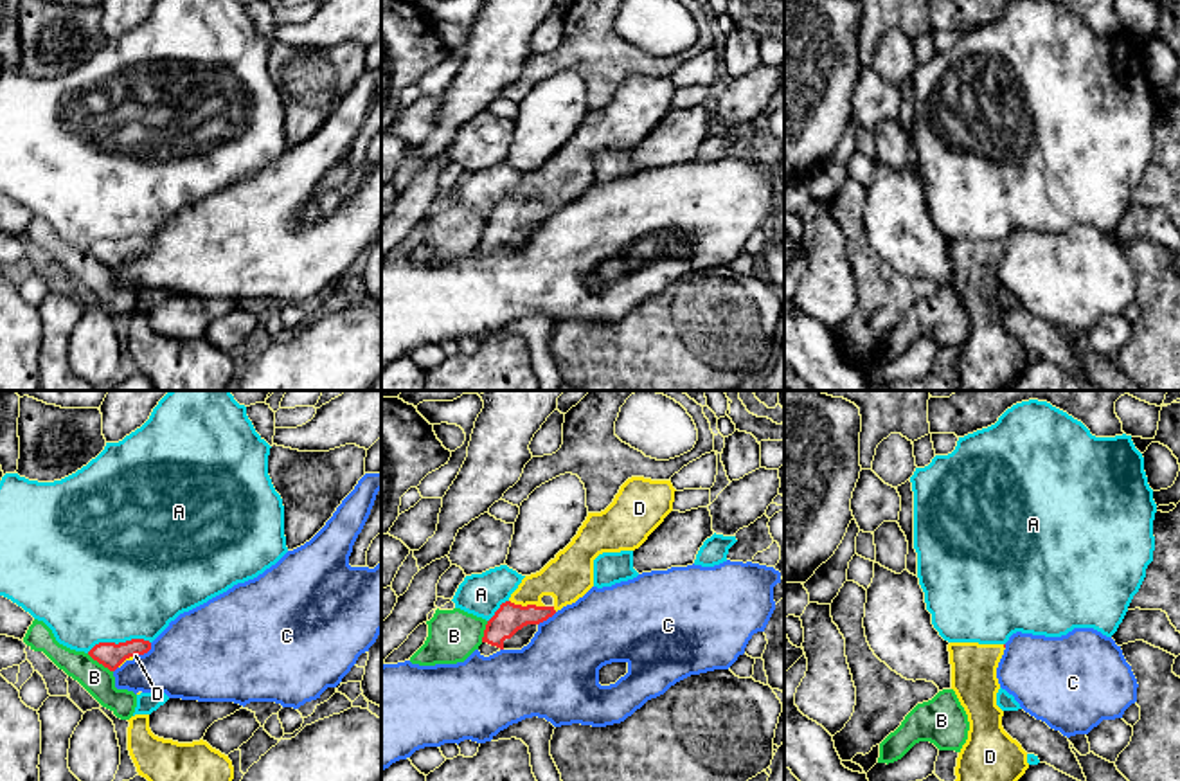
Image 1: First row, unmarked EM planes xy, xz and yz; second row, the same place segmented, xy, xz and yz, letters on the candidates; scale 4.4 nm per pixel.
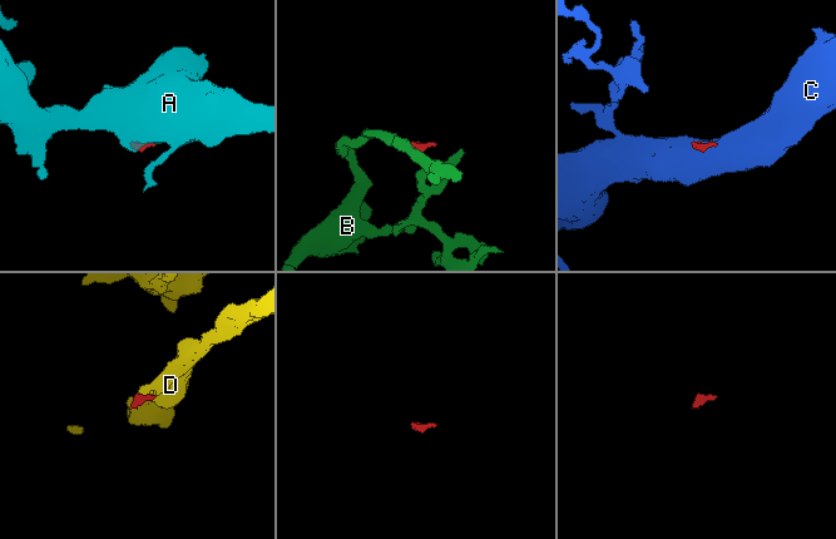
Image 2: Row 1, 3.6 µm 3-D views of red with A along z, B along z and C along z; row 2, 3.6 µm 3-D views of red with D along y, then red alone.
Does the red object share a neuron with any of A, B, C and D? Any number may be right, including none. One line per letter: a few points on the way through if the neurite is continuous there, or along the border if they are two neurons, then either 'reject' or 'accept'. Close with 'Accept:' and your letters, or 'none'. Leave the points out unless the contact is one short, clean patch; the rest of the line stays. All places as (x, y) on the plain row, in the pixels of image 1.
A: along xy (150, 238), (96, 240), (87, 249) | reject
B: along xy (87, 251), (112, 269) | reject
C: along xy (151, 240), (139, 252) | reject
D: across xz (509, 215), (527, 202), (547, 179), (569, 173) | accept
Accept: D

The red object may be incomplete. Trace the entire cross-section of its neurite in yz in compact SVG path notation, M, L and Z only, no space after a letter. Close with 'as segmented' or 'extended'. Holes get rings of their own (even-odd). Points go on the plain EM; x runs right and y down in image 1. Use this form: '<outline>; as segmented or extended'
M950 239L952 286L970 319L955 364L957 390L1006 390L1029 365L1027 349L1002 324L997 265L1006 241Z; extended

